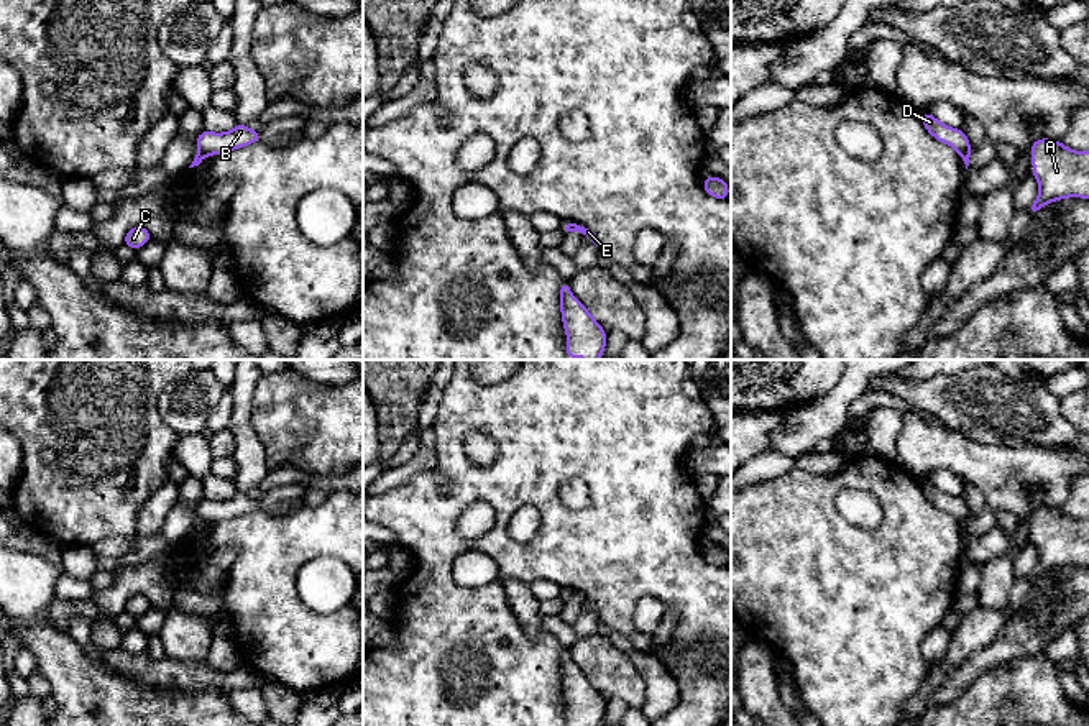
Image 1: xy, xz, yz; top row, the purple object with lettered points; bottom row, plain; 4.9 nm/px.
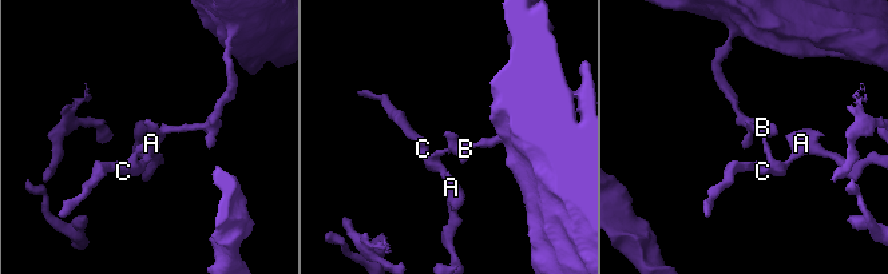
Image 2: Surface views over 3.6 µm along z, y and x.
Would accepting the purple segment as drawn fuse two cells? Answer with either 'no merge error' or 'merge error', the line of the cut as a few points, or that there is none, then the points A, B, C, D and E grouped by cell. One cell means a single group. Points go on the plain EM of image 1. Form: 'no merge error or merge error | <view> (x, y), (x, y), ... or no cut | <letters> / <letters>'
merge error | xz (567, 590), (574, 597) | A C / B D E

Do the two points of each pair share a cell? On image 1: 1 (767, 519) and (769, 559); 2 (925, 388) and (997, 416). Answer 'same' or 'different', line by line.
1: same
2: same

